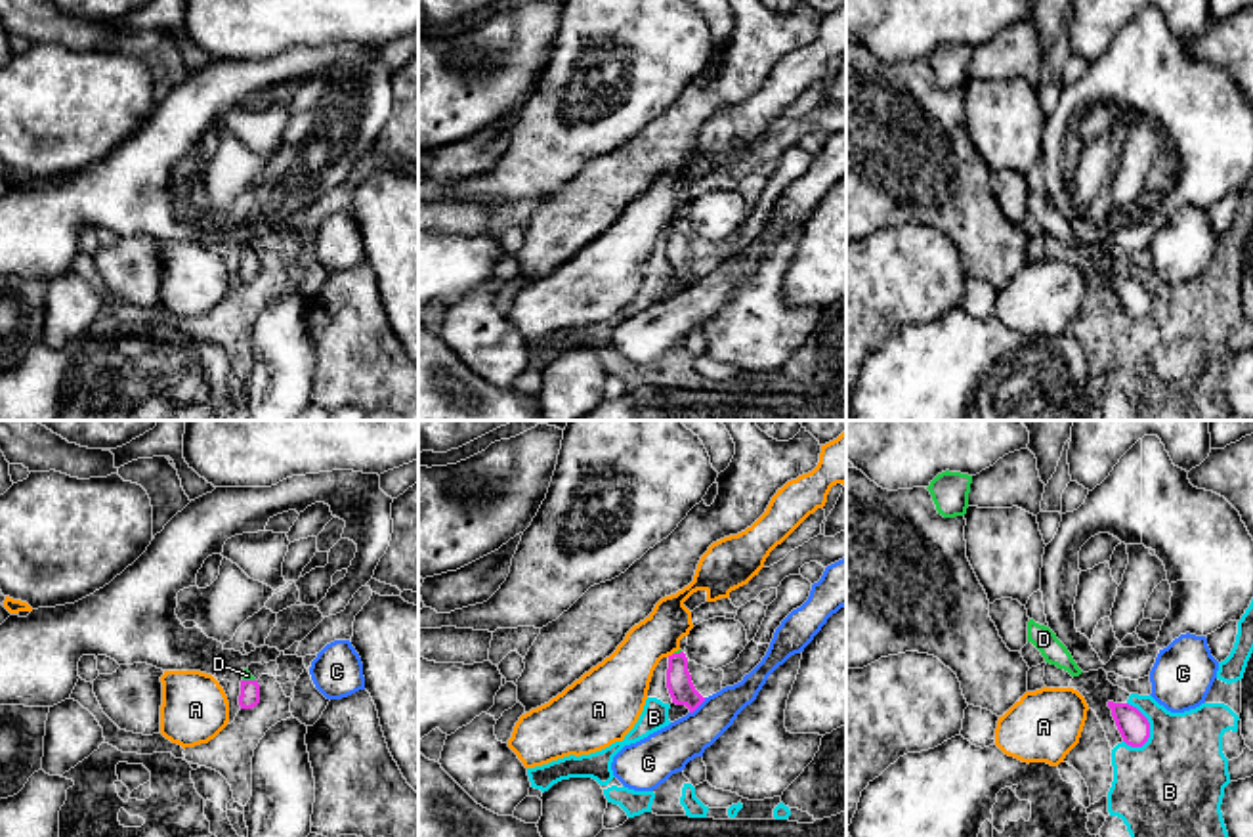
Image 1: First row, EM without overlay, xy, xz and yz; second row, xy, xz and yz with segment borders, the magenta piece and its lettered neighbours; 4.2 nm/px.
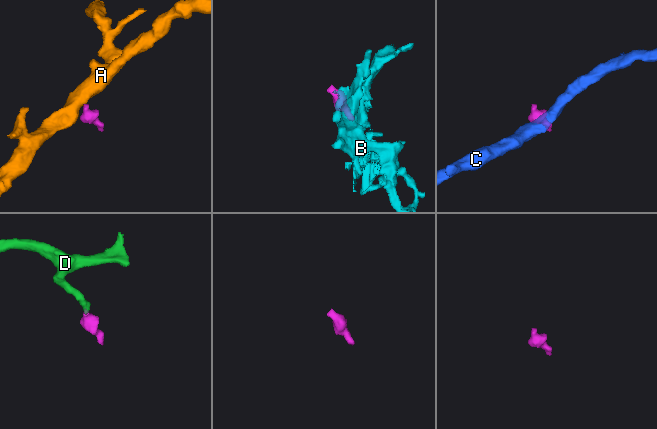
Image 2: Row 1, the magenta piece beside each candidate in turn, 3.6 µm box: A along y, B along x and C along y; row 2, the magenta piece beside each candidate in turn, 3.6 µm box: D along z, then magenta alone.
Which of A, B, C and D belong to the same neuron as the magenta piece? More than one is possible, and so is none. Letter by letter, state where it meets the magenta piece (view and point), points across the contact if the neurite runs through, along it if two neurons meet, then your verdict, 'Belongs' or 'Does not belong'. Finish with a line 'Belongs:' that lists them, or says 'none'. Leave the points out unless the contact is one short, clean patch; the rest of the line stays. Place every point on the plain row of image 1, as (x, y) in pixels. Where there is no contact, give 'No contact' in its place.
A: Touches magenta at xz (669, 228). Boundary: xz (673, 224), (667, 228). Does not belong
B: Touches magenta at yz (1148, 297). Does not belong
C: Touches magenta at xz (698, 278). Boundary: xz (705, 270), (690, 285). Does not belong
D: Touches magenta at xy (249, 253). Belongs
Belongs: D

